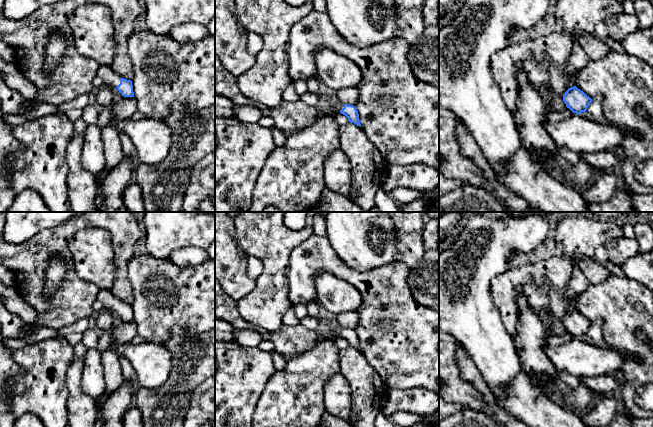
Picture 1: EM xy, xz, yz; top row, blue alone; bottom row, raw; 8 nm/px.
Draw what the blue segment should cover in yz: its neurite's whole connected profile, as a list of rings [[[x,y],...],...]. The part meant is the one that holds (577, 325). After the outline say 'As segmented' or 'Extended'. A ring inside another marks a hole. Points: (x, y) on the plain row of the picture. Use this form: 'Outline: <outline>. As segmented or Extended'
Outline: [[[574,310],[565,316],[563,325],[566,328],[566,331],[573,337],[581,338],[582,336],[586,336],[589,328],[592,326],[592,323]]]. As segmented

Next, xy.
Outline: [[[100,290],[96,296],[96,300],[103,304],[104,310],[117,313],[122,320],[134,321],[132,305],[120,301],[111,291]]]. Extended

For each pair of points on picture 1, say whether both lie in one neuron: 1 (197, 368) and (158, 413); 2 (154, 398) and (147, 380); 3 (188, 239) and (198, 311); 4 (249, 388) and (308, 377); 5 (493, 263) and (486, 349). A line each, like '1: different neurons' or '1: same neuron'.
1: same neuron
2: different neurons
3: different neurons
4: different neurons
5: same neuron

